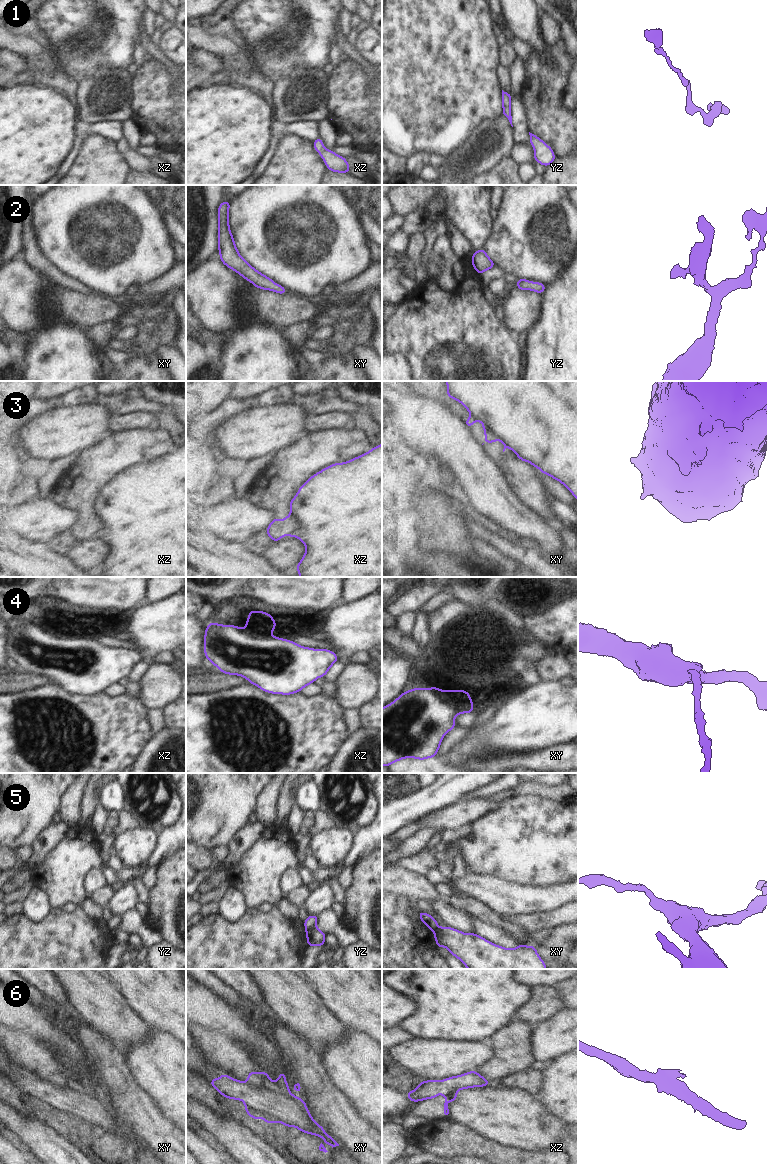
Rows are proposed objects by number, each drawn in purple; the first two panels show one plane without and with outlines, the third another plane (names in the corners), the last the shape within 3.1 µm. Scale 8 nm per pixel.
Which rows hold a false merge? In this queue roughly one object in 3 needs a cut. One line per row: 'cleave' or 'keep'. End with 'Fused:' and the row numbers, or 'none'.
1: keep
2: keep
3: cleave
4: keep
5: cleave
6: keep
Fused: 3, 5

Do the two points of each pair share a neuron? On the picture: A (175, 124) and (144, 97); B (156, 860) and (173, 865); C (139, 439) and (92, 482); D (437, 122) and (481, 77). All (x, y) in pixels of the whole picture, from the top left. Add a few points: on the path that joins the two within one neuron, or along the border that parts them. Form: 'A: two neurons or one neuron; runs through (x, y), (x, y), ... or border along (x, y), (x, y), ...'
A: one neuron; runs through (167, 116), (152, 102)
B: two neurons; border along (175, 853), (167, 857), (158, 866)
C: one neuron; runs through (127, 448), (104, 470)
D: one neuron; runs through (448, 111), (470, 88)

